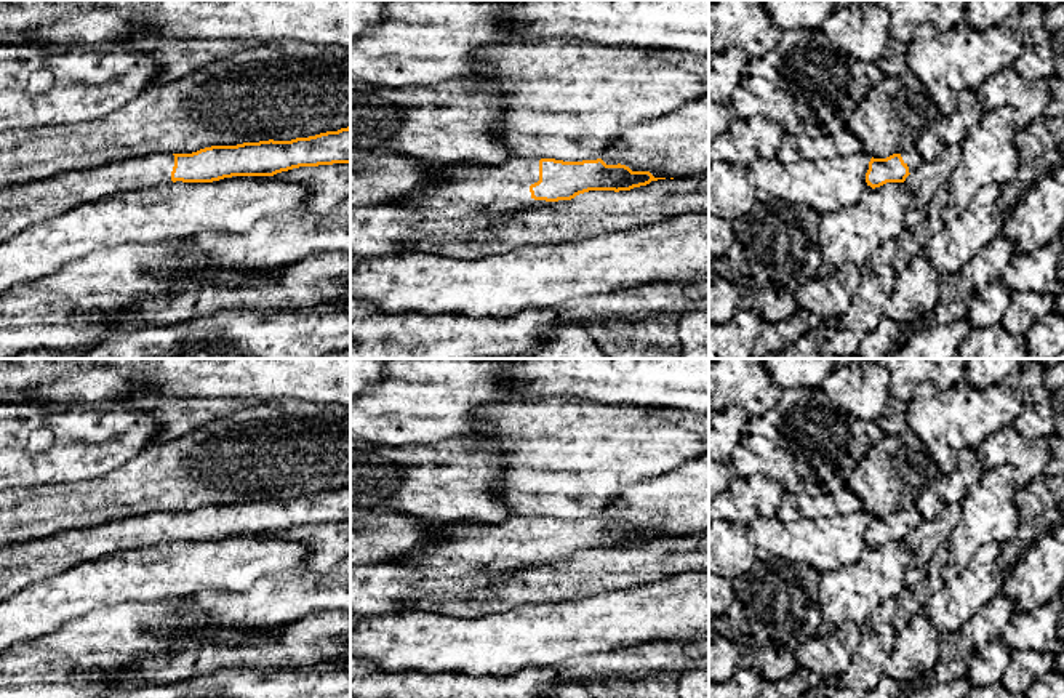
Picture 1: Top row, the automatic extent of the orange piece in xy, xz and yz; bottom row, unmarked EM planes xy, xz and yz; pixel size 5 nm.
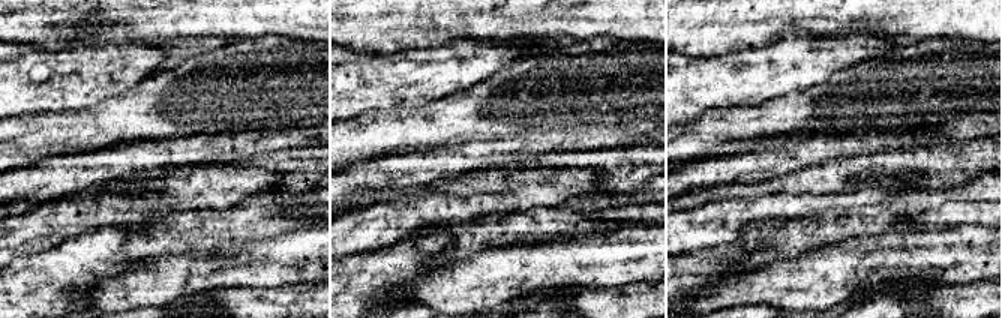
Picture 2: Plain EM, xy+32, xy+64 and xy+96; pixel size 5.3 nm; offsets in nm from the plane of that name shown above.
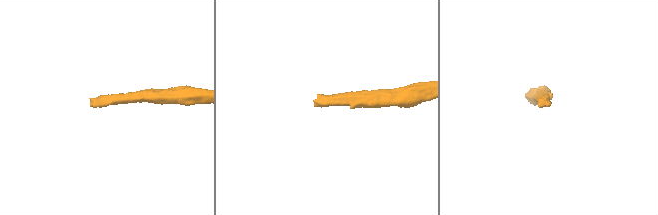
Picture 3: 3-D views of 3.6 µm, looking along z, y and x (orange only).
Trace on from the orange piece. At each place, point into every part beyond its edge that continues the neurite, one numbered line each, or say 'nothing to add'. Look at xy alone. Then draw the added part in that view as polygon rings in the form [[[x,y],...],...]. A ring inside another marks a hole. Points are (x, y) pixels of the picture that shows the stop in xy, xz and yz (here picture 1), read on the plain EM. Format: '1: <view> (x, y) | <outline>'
1: xy (21, 565) | [[[149,512],[0,548],[0,600],[85,562],[173,541],[173,512]]]

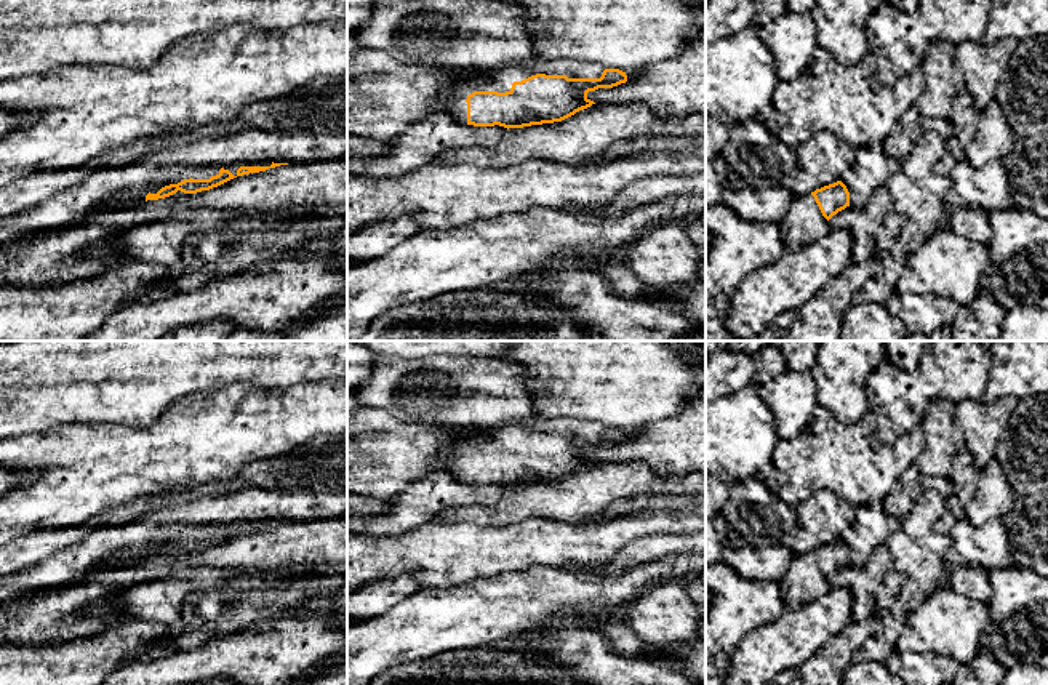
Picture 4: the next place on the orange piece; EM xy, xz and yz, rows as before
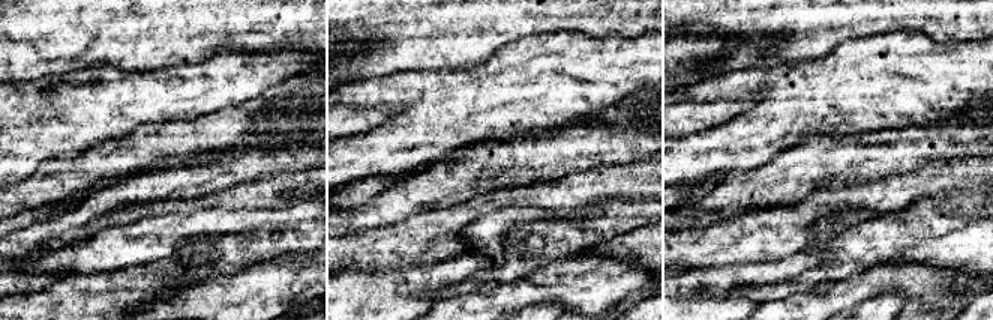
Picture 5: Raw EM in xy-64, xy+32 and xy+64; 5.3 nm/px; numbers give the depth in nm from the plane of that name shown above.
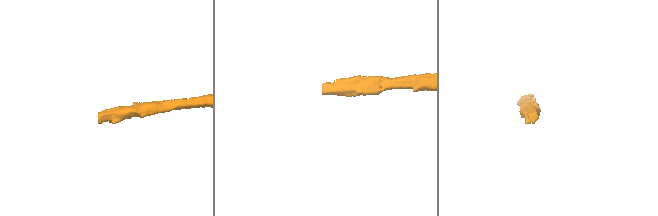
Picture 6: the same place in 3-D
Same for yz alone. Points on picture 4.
1: yz (804, 581) | [[[811,552],[794,555],[784,578],[778,583],[784,591],[786,610],[797,610],[832,589]]]

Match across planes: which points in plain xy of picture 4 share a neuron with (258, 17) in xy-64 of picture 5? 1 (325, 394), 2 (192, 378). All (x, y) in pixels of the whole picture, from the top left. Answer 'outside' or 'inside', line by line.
1: outside
2: inside

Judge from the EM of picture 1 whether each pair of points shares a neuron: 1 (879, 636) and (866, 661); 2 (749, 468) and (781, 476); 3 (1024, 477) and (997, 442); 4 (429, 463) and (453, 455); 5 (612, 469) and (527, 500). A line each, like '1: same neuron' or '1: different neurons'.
1: same neuron
2: same neuron
3: same neuron
4: same neuron
5: same neuron

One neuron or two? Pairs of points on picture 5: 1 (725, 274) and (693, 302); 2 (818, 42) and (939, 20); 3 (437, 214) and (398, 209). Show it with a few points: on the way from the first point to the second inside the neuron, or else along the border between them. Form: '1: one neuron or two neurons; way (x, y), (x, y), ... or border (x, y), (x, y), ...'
1: one neuron; way (717, 281), (701, 298)
2: one neuron; way (848, 15), (909, 15)
3: two neurons; border (453, 205), (414, 211), (399, 223)

